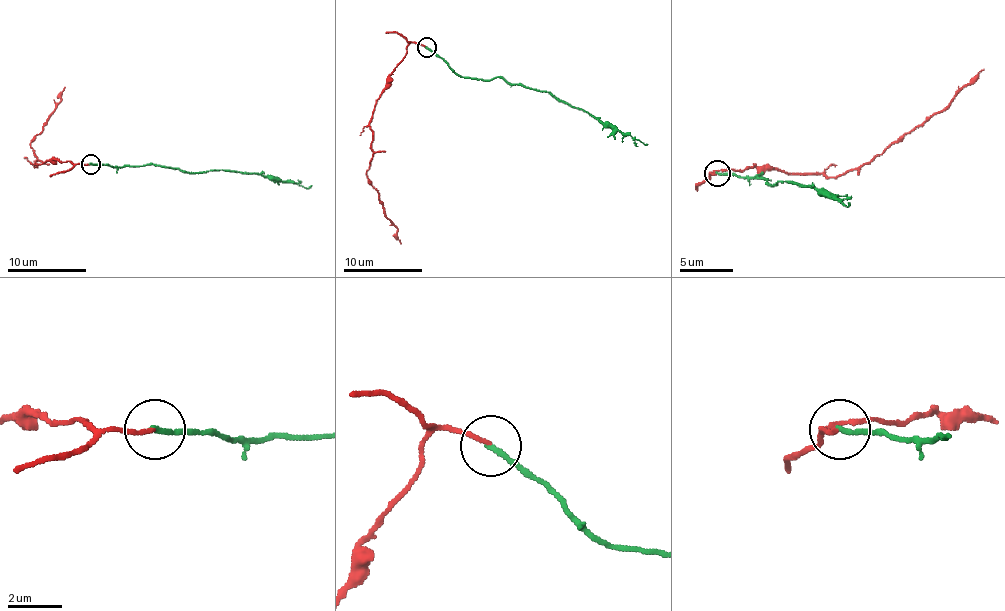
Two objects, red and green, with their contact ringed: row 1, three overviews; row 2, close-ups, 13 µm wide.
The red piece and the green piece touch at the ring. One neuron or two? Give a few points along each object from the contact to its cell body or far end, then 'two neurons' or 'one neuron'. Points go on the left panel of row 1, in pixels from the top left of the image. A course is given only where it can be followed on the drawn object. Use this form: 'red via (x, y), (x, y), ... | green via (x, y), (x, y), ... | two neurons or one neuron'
red via (91, 164), (75, 164), (69, 160), (34, 164), (36, 166), (36, 156), (30, 142), (42, 131), (65, 87) | green via (91, 164), (146, 164), (188, 172), (259, 172), (267, 178), (306, 188), (312, 186) | one neuron

